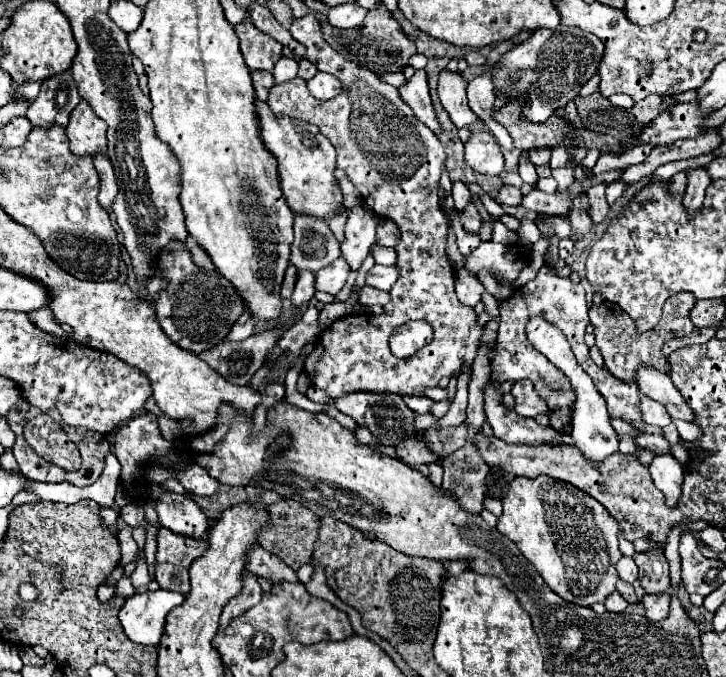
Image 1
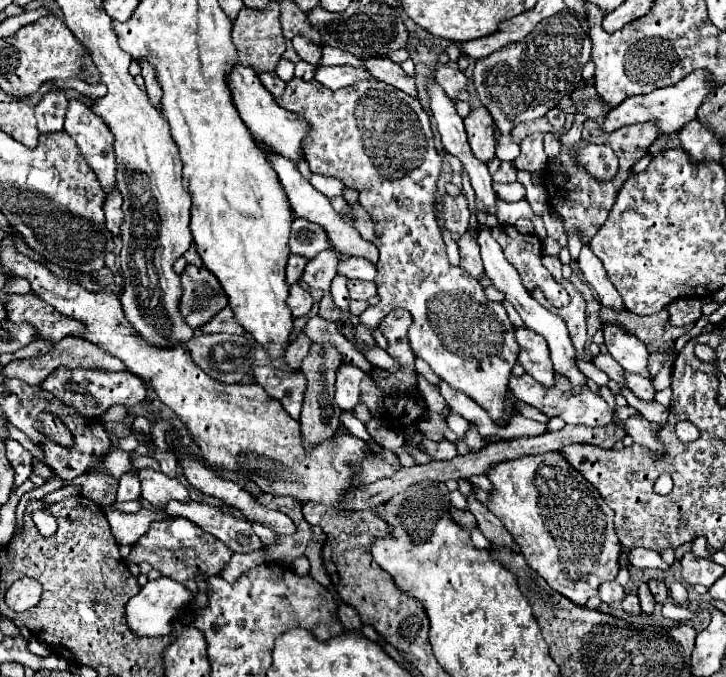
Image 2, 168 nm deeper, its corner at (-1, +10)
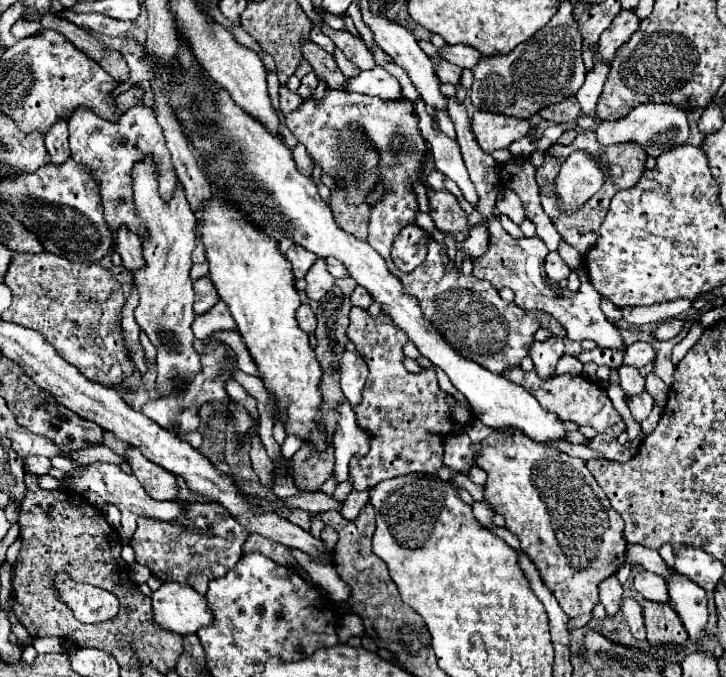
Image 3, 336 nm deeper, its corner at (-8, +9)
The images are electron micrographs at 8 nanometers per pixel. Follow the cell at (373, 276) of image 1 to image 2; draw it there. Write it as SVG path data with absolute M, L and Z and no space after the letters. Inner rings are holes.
M345 258L345 260L339 260L337 274L345 276L349 280L353 280L353 278L375 280L377 268L375 268L375 264L371 264L369 260L363 260L363 258Z

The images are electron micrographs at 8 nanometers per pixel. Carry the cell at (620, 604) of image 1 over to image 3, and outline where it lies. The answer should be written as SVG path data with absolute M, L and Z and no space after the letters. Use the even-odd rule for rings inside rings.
M610 577L606 581L602 581L602 585L598 585L600 589L600 603L606 607L608 615L614 615L620 609L620 601L622 601L622 585L616 577Z

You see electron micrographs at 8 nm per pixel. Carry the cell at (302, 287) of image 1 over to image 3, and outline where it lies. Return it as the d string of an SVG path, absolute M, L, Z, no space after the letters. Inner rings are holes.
M302 303L296 311L296 319L300 323L300 327L306 331L306 333L312 333L316 329L316 315L312 311L312 307L308 303Z

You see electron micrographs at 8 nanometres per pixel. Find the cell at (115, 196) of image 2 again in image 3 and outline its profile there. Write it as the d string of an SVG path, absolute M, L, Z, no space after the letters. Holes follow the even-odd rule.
M126 225L118 227L118 241L116 241L114 251L120 253L124 267L130 269L130 271L136 271L136 269L140 269L144 265L140 237L136 233L132 233Z

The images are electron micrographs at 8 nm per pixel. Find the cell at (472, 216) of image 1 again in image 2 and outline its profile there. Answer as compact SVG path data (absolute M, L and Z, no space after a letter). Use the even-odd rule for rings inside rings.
M459 194L457 198L451 196L443 196L443 216L445 216L445 226L451 234L465 234L467 226L469 226L469 208L467 208L467 198L463 194Z

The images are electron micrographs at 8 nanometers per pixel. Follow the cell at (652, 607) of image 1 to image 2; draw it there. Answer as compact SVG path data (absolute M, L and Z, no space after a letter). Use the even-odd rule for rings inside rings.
M651 578L651 580L647 580L647 586L649 586L653 598L655 598L659 604L663 604L663 602L667 600L667 586L665 586L663 580L659 580L659 578Z

